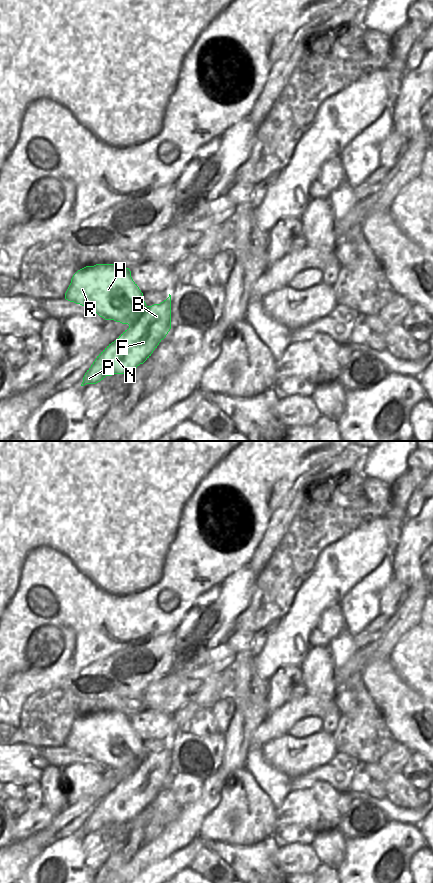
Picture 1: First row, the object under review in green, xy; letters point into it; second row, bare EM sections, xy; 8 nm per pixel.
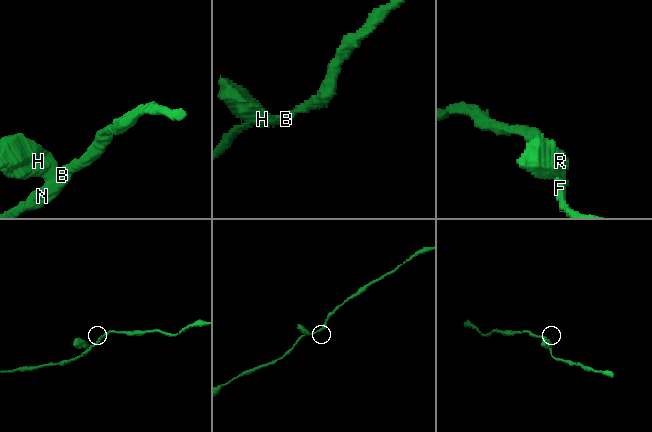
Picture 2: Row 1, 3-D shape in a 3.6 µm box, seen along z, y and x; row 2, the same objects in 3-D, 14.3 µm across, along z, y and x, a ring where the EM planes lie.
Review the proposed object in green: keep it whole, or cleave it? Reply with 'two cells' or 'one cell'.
two cells

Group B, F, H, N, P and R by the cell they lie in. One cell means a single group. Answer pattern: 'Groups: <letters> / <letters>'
Groups: B F N P / H R

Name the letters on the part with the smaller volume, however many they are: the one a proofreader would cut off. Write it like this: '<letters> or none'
H, R

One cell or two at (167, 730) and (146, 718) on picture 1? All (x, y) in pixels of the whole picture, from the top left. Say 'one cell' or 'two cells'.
one cell

